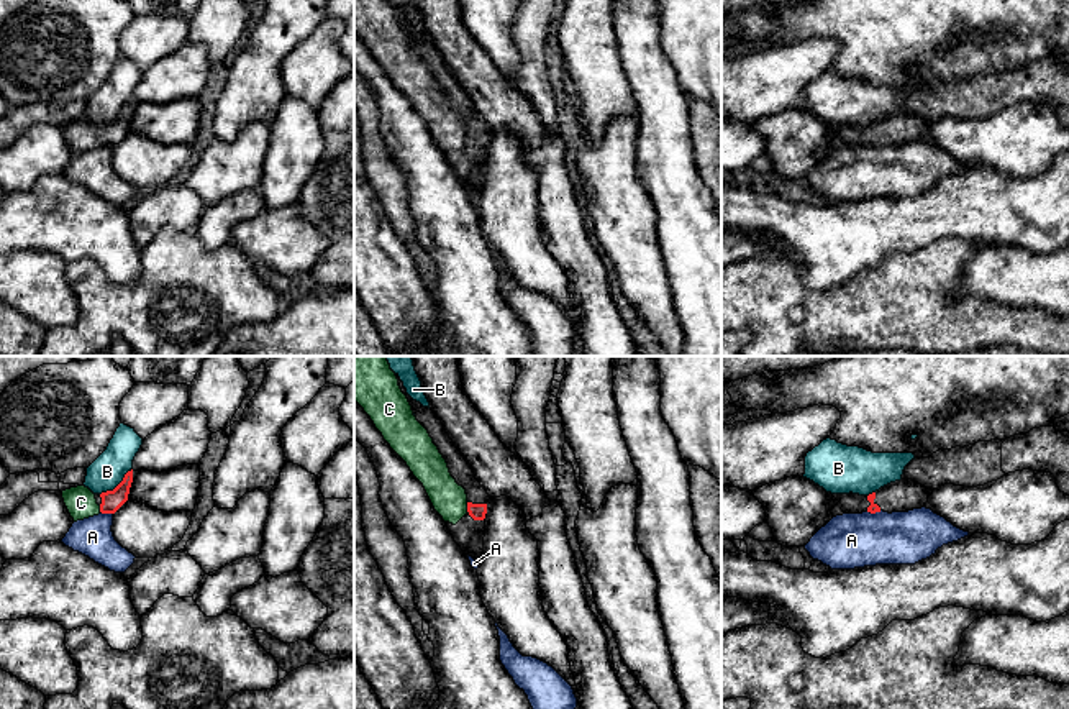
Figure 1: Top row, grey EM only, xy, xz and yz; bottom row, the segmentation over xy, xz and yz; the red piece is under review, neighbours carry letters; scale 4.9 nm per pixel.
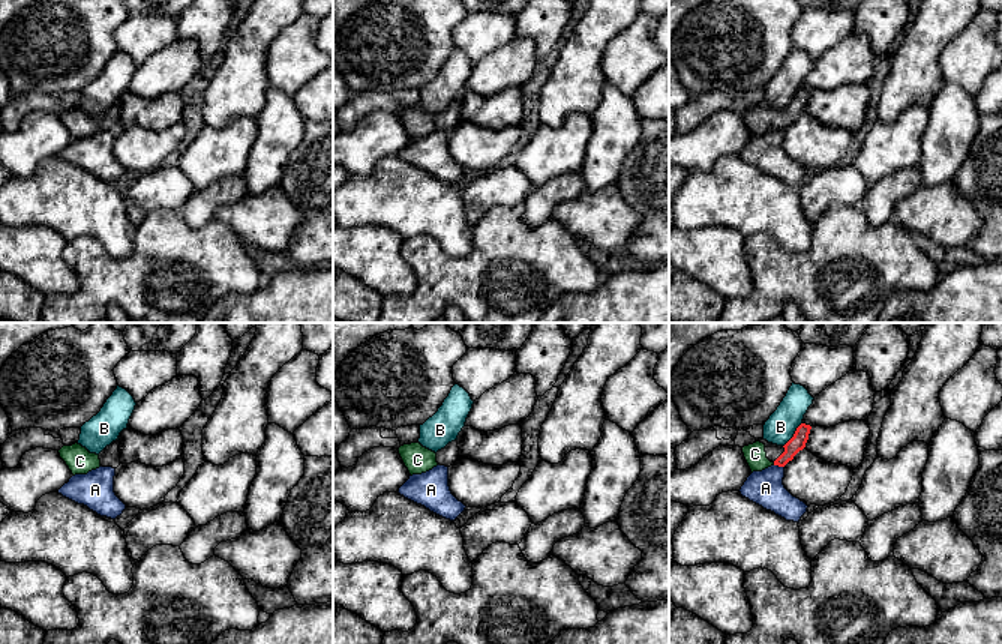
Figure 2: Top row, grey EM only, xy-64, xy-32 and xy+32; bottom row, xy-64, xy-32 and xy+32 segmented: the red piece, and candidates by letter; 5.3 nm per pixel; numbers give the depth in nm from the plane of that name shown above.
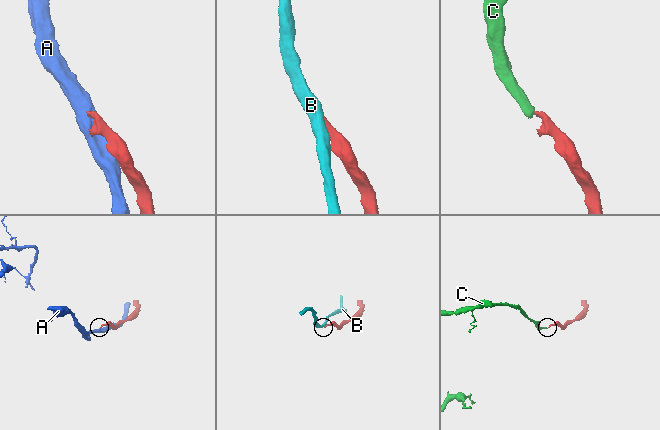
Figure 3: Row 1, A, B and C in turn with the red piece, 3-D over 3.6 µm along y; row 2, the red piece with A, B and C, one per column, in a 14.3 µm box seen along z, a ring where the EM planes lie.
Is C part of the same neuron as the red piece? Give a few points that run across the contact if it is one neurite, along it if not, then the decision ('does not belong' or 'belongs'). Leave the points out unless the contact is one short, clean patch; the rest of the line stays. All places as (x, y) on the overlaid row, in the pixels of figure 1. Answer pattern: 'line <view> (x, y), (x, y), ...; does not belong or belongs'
line xz (476, 511), (468, 507), (458, 507), (450, 499); belongs

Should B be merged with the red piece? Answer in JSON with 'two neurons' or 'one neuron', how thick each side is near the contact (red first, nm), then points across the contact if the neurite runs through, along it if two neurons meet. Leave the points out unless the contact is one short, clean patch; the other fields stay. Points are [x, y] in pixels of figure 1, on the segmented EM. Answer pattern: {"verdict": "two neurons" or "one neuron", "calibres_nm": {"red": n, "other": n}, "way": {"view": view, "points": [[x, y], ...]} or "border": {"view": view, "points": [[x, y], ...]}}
{"verdict": "two neurons", "calibres_nm": {"red": 100, "other": 170}, "border": {"view": "xy", "points": [[131, 470], [112, 489], [100, 494]]}}

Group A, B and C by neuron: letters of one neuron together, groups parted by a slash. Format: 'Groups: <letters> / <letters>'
Groups: A / B / C

